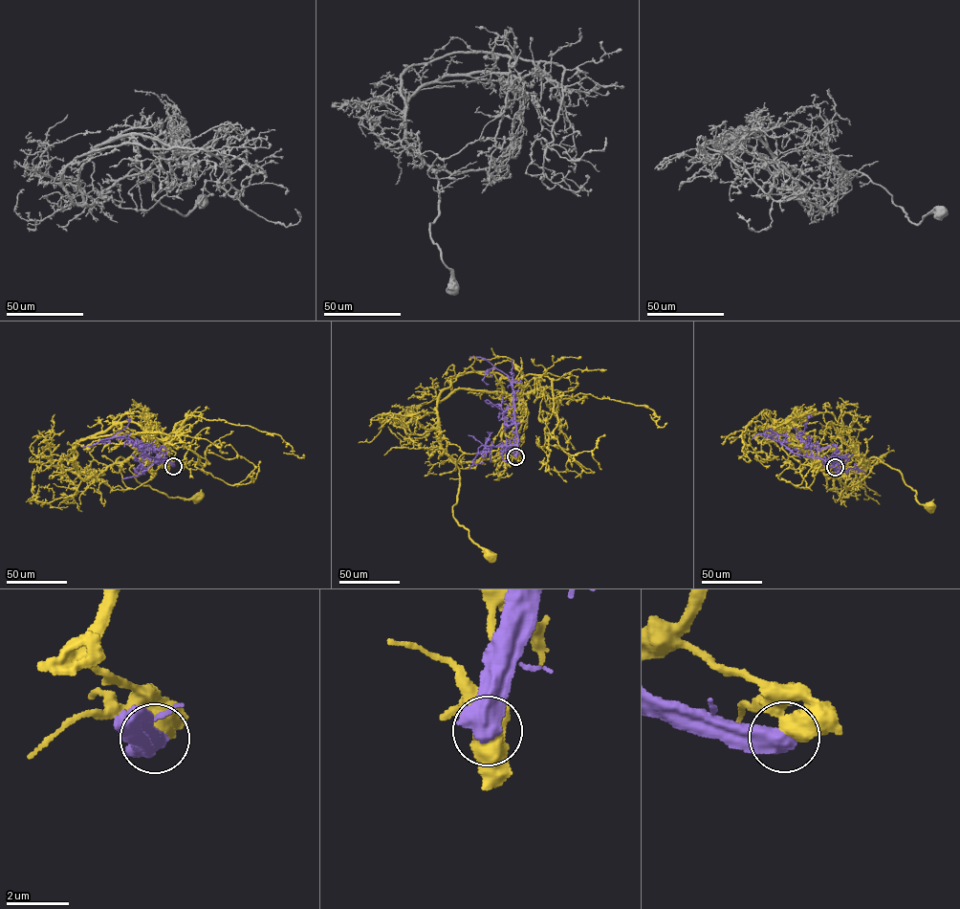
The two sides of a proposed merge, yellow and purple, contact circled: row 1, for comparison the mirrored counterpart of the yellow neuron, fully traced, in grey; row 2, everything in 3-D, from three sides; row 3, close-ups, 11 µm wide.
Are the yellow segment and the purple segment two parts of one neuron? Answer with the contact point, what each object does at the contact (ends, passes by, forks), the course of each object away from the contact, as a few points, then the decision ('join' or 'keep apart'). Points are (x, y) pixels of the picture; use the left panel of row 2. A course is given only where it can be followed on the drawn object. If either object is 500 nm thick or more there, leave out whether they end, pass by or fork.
(173, 466) | yellow via (173, 466), (141, 446), (160, 445), (141, 427), (146, 413), (143, 438), (117, 462), (169, 497), (199, 496) | purple via (173, 466), (165, 458), (150, 456), (122, 436), (82, 447) | keep apart

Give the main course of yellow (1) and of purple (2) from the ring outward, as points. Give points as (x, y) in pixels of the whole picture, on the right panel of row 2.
1: (835, 467), (788, 436), (792, 427), (831, 412), (861, 459), (898, 470), (929, 505)
2: (835, 467), (819, 458), (791, 452), (771, 429), (764, 432), (767, 436)

